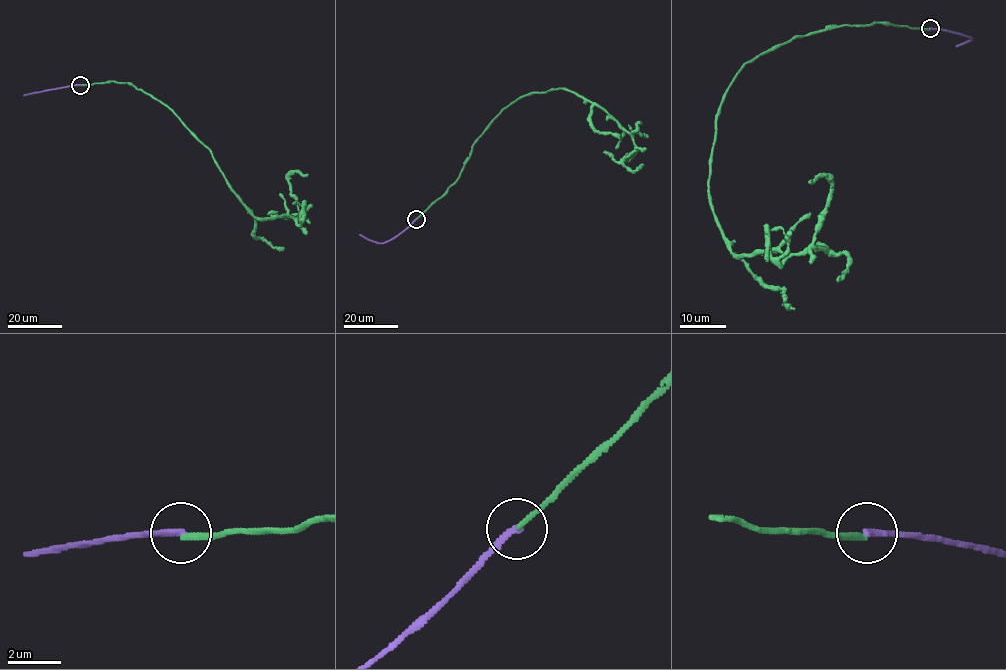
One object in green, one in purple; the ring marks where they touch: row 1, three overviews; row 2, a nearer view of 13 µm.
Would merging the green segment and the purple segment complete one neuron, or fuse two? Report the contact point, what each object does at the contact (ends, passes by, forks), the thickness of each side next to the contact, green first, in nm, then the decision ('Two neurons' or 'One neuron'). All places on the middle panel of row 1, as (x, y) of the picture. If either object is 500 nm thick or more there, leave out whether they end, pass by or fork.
Place: (416, 219). At the ring green ends. At the ring purple ends. Thickness 190 nm (green) against 240 nm. Two neurons

